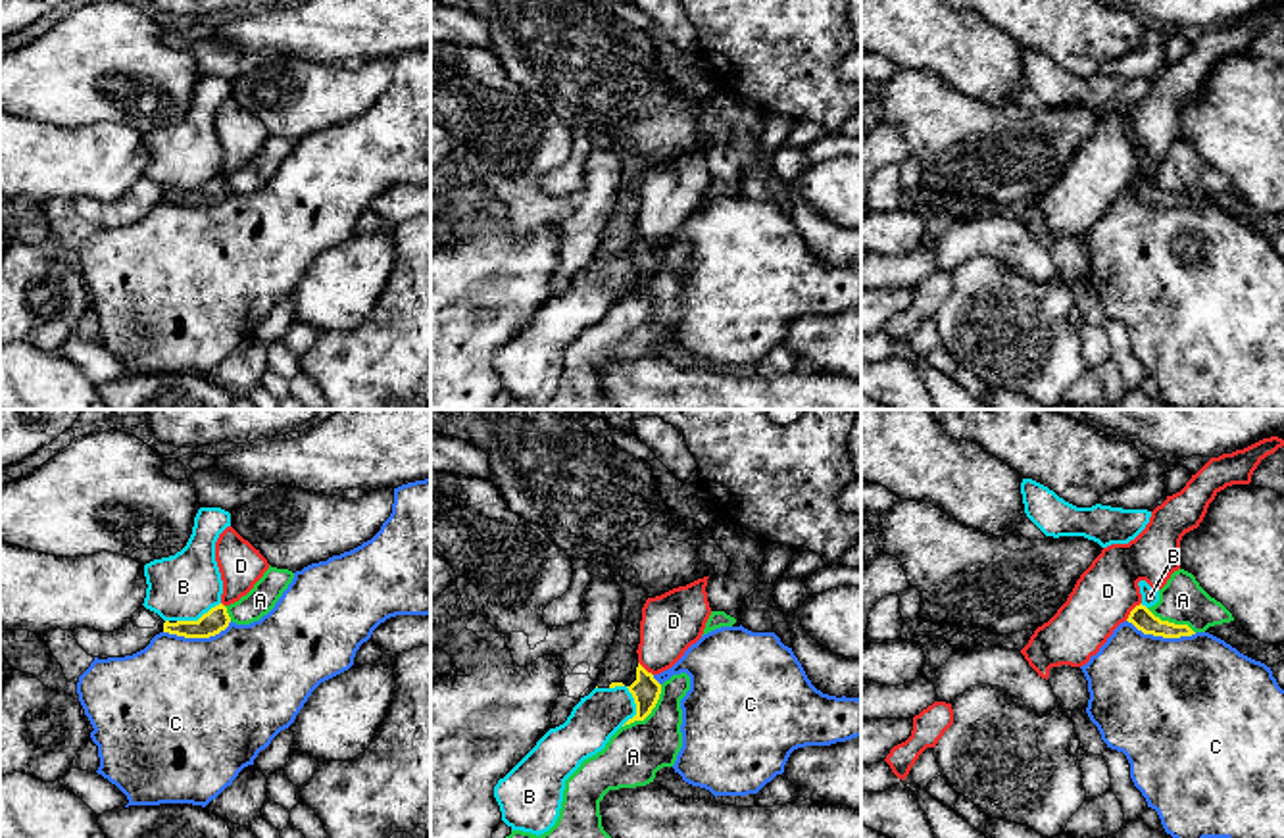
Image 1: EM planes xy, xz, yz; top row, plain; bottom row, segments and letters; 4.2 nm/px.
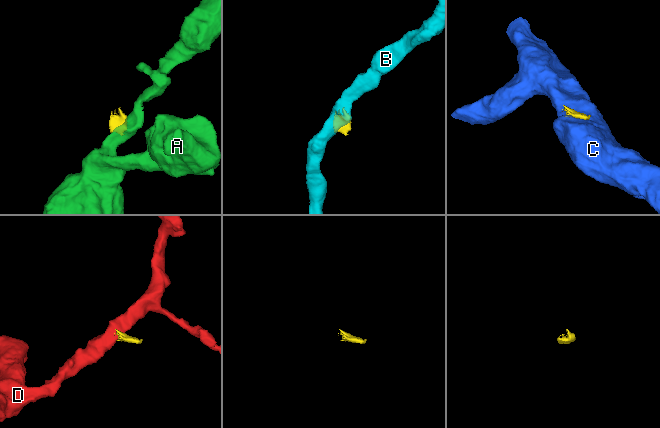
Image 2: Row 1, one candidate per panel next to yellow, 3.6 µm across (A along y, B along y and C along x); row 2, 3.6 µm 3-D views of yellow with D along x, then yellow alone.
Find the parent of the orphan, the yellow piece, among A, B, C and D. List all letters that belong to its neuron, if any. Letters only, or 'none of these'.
none of these

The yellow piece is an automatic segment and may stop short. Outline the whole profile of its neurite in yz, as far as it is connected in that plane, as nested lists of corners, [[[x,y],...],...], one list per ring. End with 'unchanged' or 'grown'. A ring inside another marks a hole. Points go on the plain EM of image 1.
[[[1136,175],[1128,188],[1144,204],[1163,206],[1163,208],[1180,208],[1196,204],[1188,194],[1174,194],[1155,186],[1146,175]]]; unchanged

